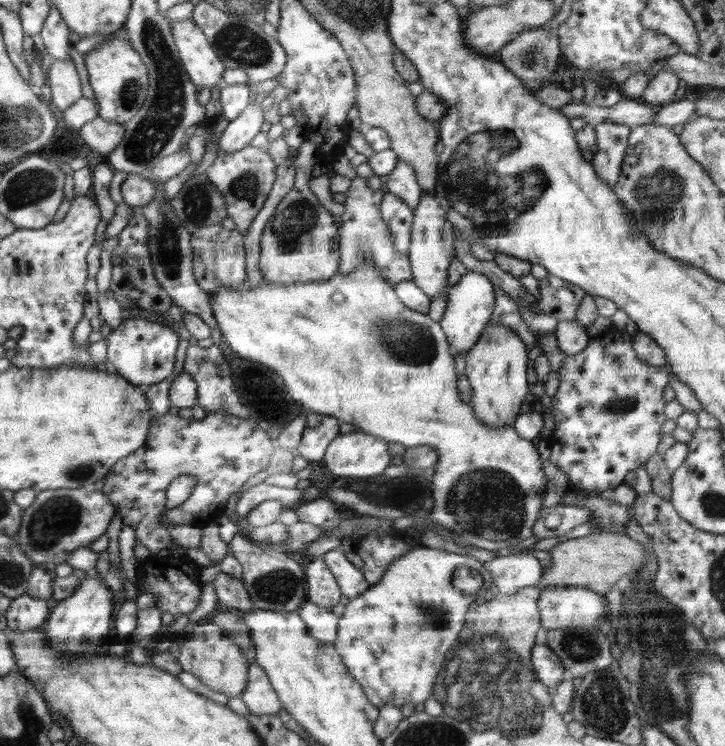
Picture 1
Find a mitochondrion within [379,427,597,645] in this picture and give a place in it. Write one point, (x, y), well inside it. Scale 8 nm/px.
(488, 503)

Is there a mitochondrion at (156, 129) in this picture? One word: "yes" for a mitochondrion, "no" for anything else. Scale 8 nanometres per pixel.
yes

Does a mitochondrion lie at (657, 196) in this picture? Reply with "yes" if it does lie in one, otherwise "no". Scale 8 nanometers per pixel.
yes

